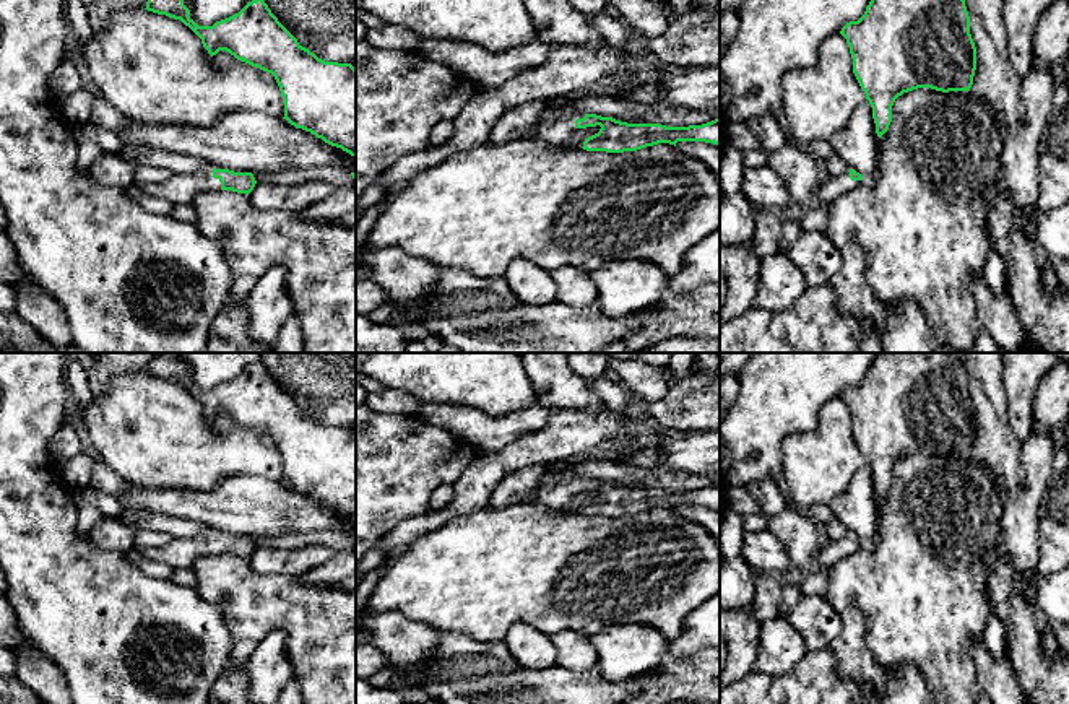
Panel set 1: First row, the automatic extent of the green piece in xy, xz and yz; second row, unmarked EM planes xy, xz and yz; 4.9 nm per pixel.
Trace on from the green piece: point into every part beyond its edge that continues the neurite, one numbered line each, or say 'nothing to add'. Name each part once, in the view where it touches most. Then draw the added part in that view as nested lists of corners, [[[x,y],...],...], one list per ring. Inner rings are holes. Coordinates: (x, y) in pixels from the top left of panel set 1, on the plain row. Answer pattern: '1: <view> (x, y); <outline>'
1: xy (177, 553); [[[206,533],[205,537],[172,538],[166,546],[145,550],[141,554],[179,569],[192,567],[197,558],[221,554],[221,546],[213,541],[213,533]]]

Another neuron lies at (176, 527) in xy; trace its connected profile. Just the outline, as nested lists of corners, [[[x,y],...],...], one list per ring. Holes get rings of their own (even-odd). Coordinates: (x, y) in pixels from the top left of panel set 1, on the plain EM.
[[[127,509],[122,515],[136,528],[164,532],[172,538],[200,537],[203,533],[214,533],[205,524],[172,515],[156,514],[143,509]]]

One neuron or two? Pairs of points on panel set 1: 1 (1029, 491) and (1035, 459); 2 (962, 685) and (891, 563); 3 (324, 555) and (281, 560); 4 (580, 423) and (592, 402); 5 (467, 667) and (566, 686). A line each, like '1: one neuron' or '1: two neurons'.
1: one neuron
2: one neuron
3: one neuron
4: two neurons
5: one neuron

